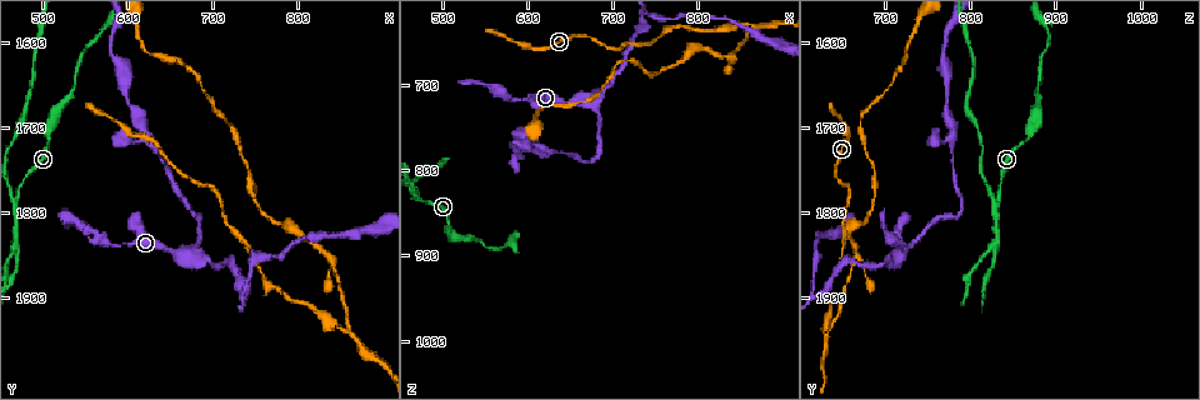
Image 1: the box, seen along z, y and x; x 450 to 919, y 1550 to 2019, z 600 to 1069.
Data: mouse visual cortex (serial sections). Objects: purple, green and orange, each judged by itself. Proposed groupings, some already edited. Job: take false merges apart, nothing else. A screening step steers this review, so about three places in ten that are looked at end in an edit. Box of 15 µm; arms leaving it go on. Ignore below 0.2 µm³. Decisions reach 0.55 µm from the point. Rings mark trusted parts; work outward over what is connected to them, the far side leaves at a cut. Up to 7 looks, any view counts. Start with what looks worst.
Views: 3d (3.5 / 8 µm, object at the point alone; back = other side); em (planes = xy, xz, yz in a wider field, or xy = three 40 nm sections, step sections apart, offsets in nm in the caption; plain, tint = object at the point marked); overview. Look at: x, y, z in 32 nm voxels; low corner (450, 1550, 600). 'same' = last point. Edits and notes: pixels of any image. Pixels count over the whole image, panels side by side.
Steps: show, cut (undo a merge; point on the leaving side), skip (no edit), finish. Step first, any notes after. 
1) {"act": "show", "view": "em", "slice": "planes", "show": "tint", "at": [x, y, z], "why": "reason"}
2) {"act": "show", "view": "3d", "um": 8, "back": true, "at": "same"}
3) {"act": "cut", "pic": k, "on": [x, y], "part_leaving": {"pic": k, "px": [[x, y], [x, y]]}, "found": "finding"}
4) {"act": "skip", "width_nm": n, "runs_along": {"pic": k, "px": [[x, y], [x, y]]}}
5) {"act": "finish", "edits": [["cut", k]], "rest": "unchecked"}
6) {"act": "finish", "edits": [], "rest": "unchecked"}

{"act": "show", "view": "3d", "um": 8, "at": [665, 1845, 715], "why": "three arms meet"}

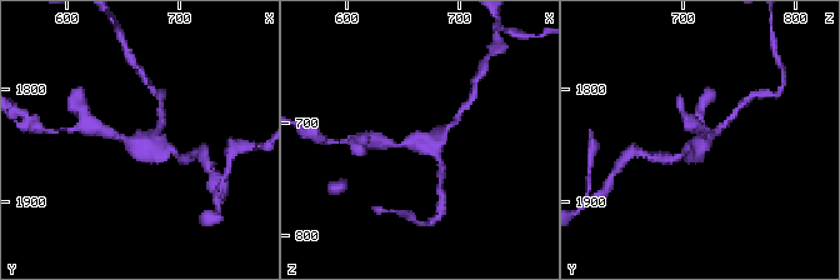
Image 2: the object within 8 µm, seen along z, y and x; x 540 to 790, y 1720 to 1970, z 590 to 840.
{"act": "show", "view": "3d", "um": 3.5, "at": [662, 1844, 716], "why": "zoom in"}

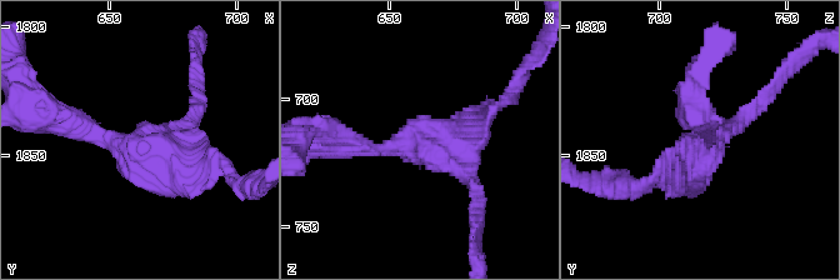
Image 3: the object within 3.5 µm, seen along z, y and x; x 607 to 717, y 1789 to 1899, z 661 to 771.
{"act": "skip", "arm_widths_nm": [200, 250, 350], "runs_along": {"pic": 3, "px": [[348, 145], [451, 139], [493, 110]]}, "found": "one cell here"}

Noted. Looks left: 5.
{"act": "show", "view": "3d", "um": 8, "at": [680, 1805, 785], "why": "abrupt turn"}

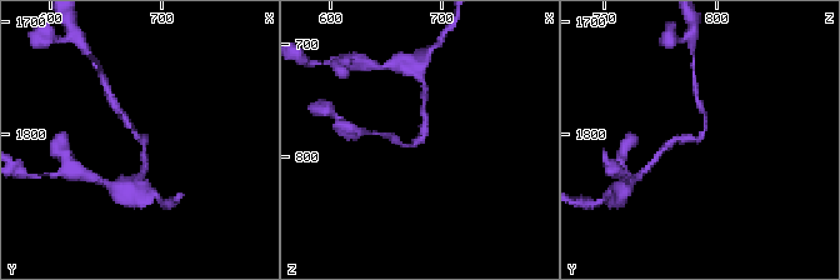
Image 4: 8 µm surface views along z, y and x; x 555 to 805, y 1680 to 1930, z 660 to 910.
{"act": "show", "view": "3d", "um": 3.5, "at": [682, 1806, 786]}

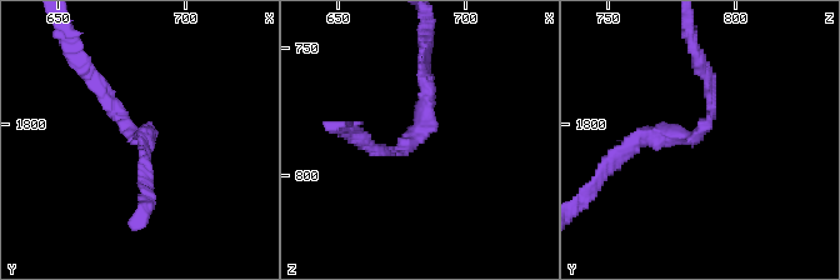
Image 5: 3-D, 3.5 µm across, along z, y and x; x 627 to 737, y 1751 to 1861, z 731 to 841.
{"act": "show", "view": "em", "slice": "planes", "show": "tint", "at": [681, 1807, 785], "arm_widths_nm": [150, 200], "why": "now the EM"}

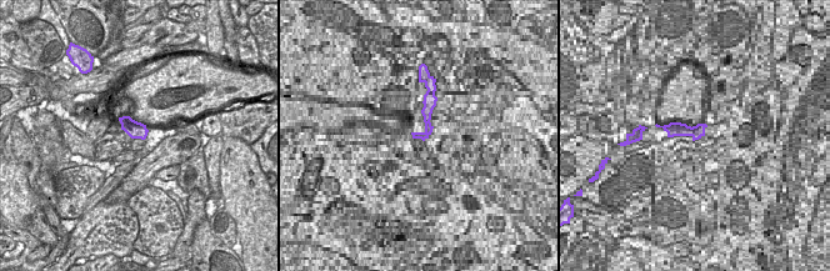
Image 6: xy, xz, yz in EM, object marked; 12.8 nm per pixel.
{"act": "skip", "runs_along": {"pic": 5, "px": [[423, 59], [426, 129], [396, 151], [373, 148]]}, "found": "one cell here"}

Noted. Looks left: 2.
{"act": "show", "view": "3d", "um": 3.5, "at": [660, 1750, 645], "why": "a narrow waist"}

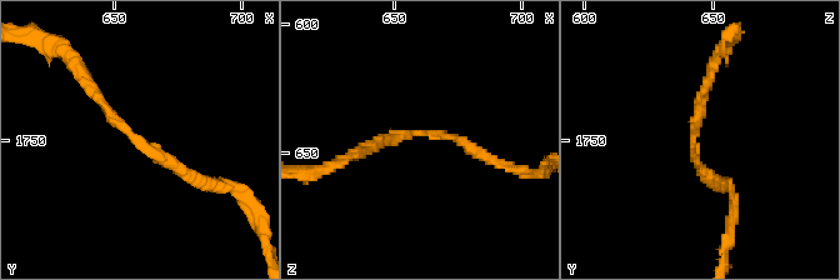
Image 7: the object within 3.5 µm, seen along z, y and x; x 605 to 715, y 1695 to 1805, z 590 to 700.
{"act": "show", "view": "em", "slice": "xy", "step": 5, "show": "tint", "at": [661, 1751, 643]}

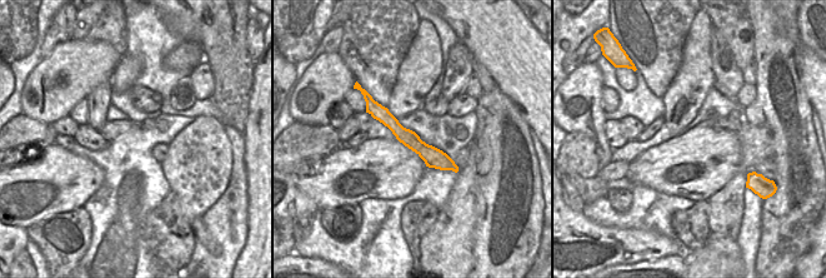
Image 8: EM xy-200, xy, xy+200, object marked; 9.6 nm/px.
{"act": "skip", "runs_along": {"pic": 7, "px": [[84, 79], [130, 136], [206, 183]]}, "found": "all the same cell"}

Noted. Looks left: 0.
{"act": "finish", "edits": [], "rest": "unchecked"}

